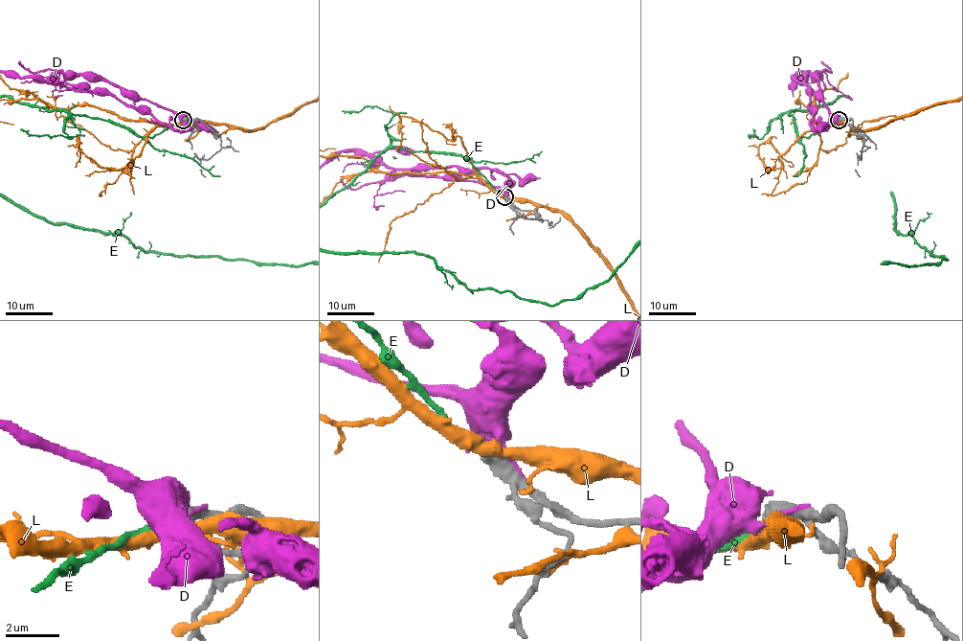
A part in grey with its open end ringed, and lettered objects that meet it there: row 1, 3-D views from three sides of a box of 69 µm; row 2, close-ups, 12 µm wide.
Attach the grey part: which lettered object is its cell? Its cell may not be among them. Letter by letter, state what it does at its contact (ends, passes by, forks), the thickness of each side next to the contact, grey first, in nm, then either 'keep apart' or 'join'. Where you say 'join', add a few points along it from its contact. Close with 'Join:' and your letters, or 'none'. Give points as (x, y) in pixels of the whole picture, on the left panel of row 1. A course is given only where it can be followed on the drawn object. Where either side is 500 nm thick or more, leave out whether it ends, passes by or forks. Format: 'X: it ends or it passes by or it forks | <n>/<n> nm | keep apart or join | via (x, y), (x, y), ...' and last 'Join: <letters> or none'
D: 550/550 nm | keep apart
E: 650/220 nm | keep apart
L: 650/400 nm | keep apart
Join: none

